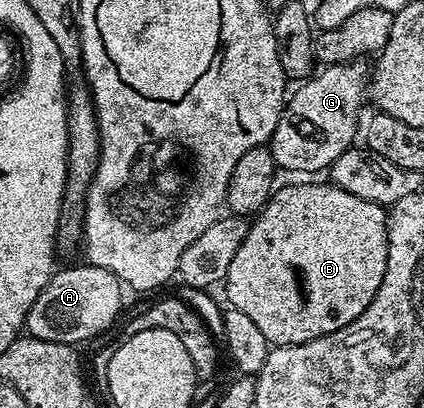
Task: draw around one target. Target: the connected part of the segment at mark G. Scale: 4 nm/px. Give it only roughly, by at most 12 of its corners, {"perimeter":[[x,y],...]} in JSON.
{"perimeter":[[365,64],[292,89],[267,145],[278,169],[324,173],[354,147]]}

